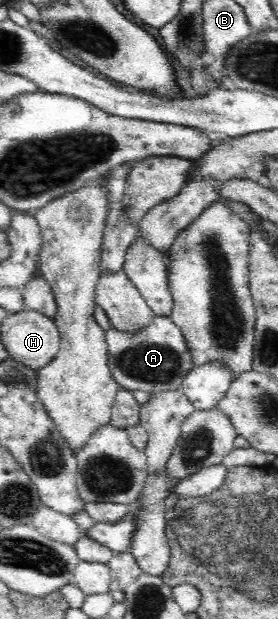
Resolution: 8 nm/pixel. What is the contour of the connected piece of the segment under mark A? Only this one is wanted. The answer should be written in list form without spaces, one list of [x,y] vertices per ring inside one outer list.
[[[165,315],[154,316],[145,326],[125,331],[111,327],[105,330],[107,365],[120,388],[146,393],[179,389],[183,378],[193,369],[181,329]]]

